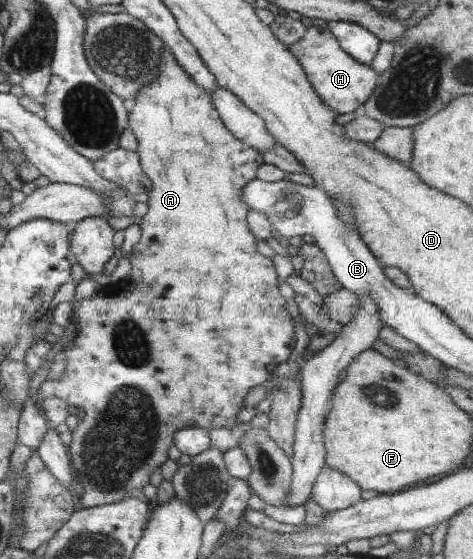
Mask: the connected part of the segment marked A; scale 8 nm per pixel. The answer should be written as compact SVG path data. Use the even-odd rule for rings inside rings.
M163 48L161 60L158 60L157 78L153 78L153 82L143 86L133 99L134 108L129 112L128 128L134 132L137 145L139 145L137 152L140 166L152 183L152 188L148 193L149 211L137 222L142 231L141 241L134 246L131 254L127 255L132 267L125 279L109 284L107 288L101 289L92 297L73 297L70 322L79 328L77 335L65 345L65 366L63 366L61 376L57 380L43 381L38 390L40 402L55 396L85 411L84 419L72 431L72 443L68 448L72 466L83 486L83 495L79 500L79 508L83 509L121 502L121 499L129 496L131 490L143 488L149 483L149 476L164 462L170 460L168 451L173 444L173 434L182 427L202 426L205 430L211 430L211 428L237 426L239 423L237 416L243 410L241 406L247 392L253 386L263 384L278 369L285 368L287 359L293 354L296 341L294 320L289 313L288 300L281 296L275 265L271 258L266 258L257 251L258 240L250 232L246 220L250 209L242 200L243 188L257 179L257 171L264 164L261 153L235 138L235 135L221 121L209 94L197 82L193 82L193 78L179 66L167 48ZM173 378L177 380L181 378L181 384L223 384L225 388L221 386L219 388L217 386L175 386Z

